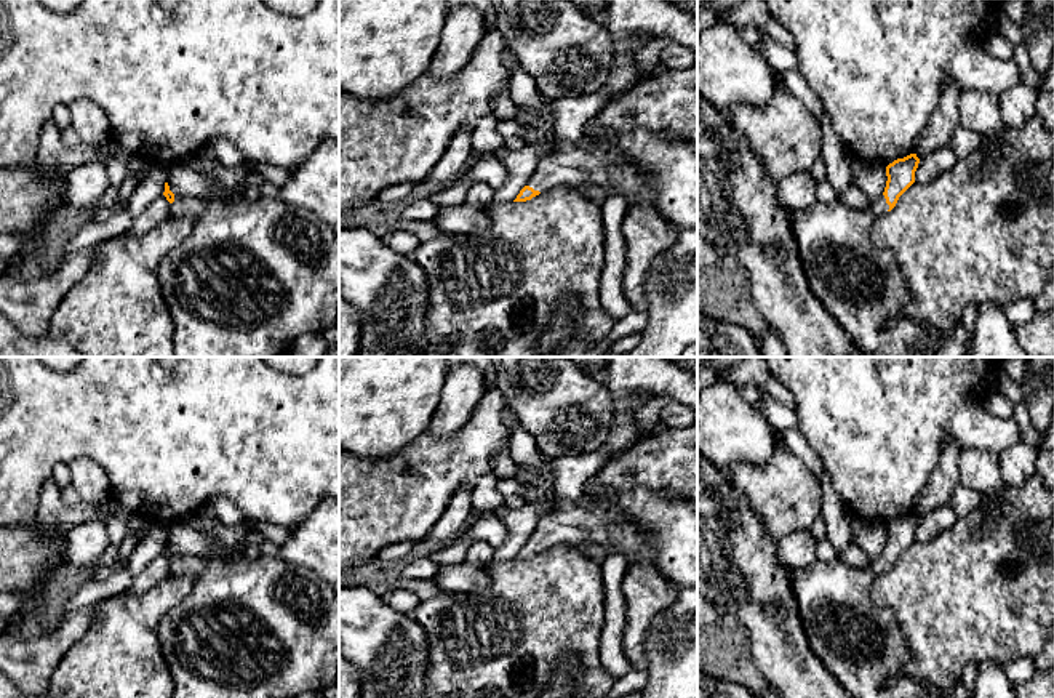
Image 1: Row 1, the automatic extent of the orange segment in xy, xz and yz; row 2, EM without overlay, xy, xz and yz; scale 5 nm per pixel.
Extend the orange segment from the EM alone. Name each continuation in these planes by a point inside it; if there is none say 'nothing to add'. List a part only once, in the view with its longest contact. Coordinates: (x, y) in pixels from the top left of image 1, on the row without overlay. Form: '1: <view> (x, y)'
1: yz (861, 644)

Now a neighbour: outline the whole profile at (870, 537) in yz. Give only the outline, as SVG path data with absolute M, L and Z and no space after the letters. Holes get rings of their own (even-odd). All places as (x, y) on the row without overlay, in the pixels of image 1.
M854 519L851 524L851 541L860 546L870 557L883 554L886 546L886 525L881 522L868 522Z

